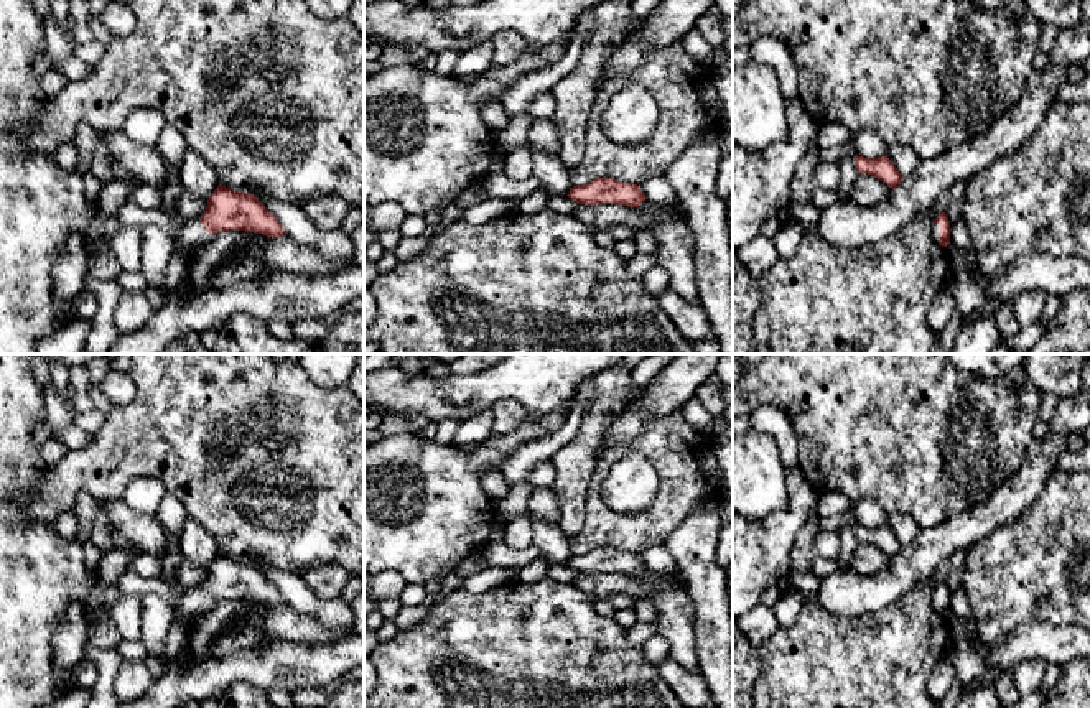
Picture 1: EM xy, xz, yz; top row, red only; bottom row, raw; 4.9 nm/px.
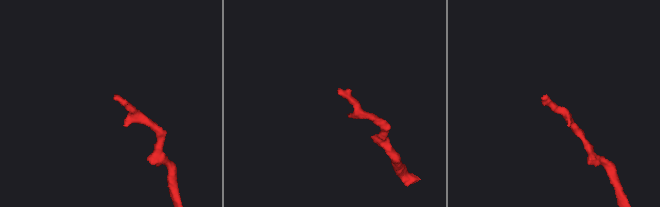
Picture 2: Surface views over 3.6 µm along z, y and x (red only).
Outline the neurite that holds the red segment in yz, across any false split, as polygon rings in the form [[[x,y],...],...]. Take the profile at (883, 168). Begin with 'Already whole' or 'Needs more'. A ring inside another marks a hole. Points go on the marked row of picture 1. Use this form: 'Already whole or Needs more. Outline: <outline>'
Already whole. Outline: [[[855,155],[855,163],[858,173],[873,175],[874,178],[884,181],[892,189],[896,189],[904,178],[887,156],[871,160]]]

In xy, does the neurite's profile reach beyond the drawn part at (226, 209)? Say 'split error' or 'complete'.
split error

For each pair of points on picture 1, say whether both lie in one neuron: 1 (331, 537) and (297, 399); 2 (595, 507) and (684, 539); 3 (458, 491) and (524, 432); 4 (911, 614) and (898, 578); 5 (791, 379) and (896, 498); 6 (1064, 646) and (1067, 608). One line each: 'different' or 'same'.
1: same
2: different
3: same
4: different
5: same
6: different

